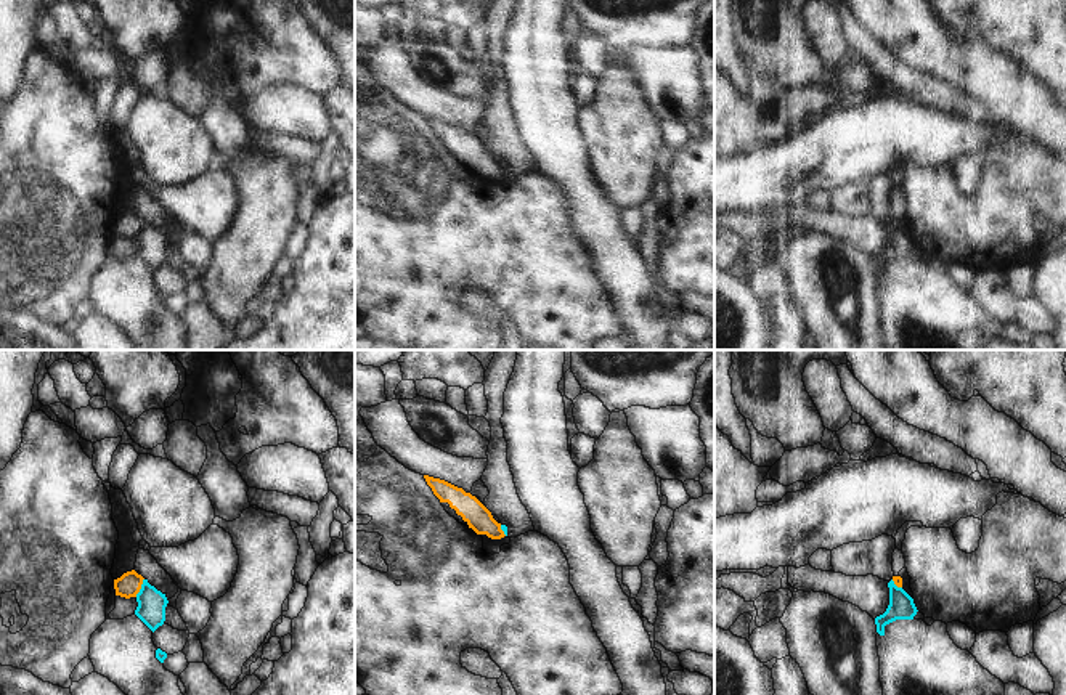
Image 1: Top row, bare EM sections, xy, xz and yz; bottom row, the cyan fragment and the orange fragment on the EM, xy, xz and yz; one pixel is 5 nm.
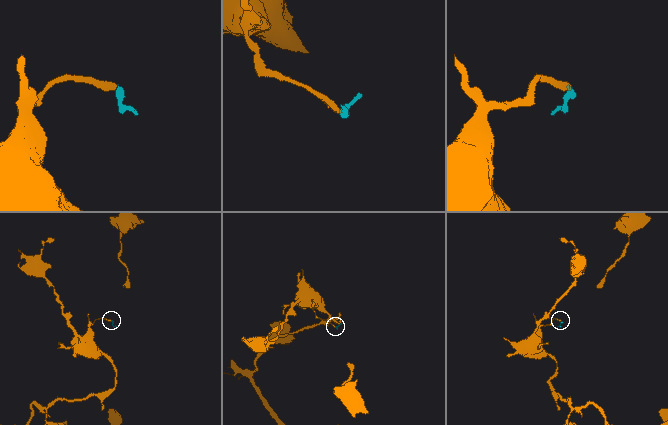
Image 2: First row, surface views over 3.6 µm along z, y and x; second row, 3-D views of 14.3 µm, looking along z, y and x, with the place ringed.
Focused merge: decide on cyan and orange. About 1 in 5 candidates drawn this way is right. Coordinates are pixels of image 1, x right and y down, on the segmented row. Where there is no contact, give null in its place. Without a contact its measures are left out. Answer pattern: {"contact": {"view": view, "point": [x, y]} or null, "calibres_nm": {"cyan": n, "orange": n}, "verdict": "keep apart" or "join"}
{"contact": {"view": "xy", "point": [142, 588]}, "calibres_nm": {"cyan": 140, "orange": 120}, "verdict": "keep apart"}

